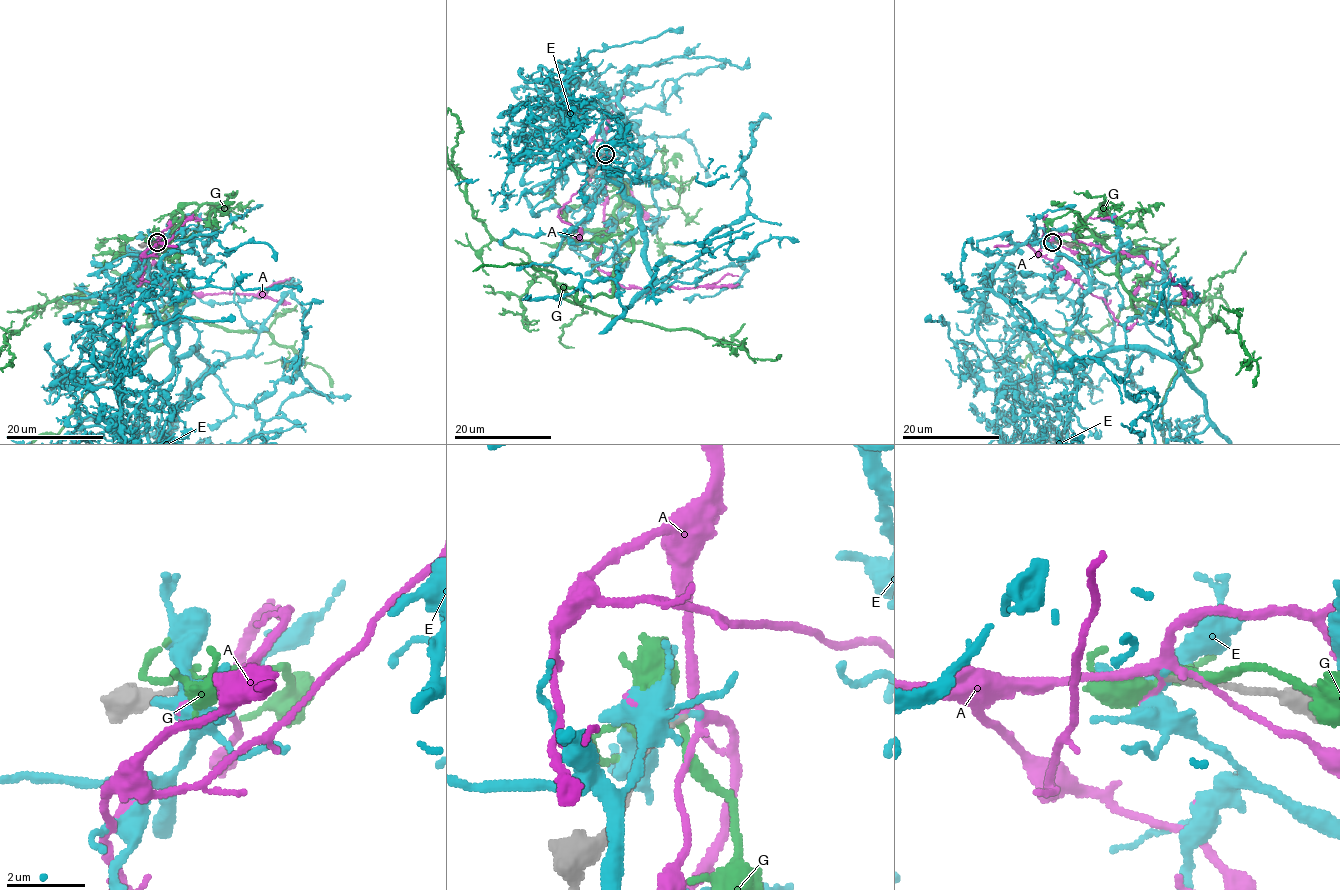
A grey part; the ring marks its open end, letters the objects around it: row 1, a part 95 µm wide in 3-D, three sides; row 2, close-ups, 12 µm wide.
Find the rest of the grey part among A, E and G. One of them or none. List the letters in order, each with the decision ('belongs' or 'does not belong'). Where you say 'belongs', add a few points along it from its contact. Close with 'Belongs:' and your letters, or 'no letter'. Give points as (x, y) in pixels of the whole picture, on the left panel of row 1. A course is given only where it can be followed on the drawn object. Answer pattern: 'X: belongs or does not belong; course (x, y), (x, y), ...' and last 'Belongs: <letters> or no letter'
A: does not belong
E: does not belong
G: does not belong
Belongs: no letter

